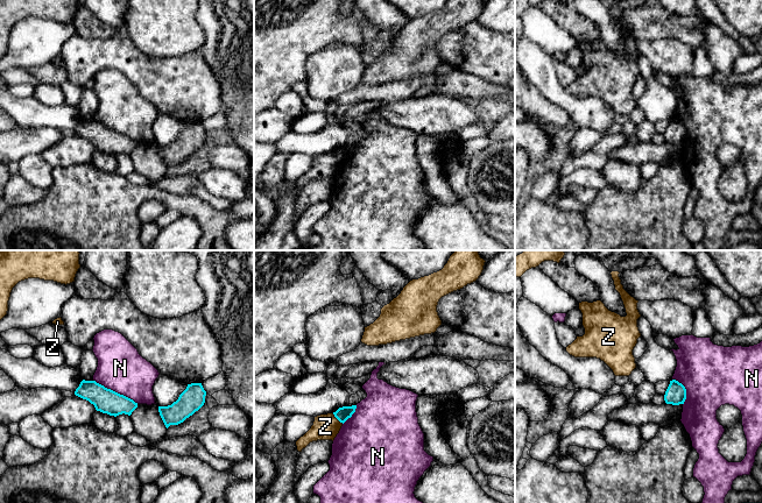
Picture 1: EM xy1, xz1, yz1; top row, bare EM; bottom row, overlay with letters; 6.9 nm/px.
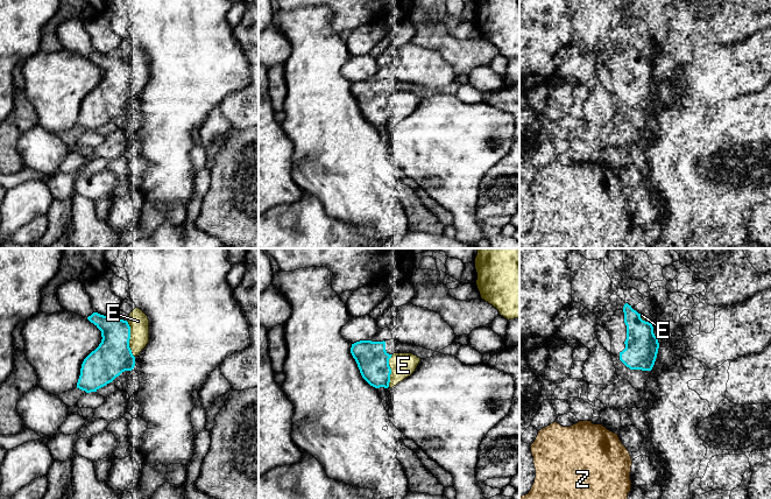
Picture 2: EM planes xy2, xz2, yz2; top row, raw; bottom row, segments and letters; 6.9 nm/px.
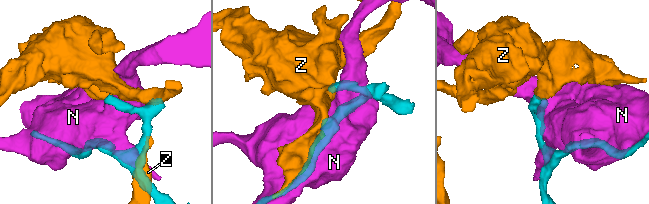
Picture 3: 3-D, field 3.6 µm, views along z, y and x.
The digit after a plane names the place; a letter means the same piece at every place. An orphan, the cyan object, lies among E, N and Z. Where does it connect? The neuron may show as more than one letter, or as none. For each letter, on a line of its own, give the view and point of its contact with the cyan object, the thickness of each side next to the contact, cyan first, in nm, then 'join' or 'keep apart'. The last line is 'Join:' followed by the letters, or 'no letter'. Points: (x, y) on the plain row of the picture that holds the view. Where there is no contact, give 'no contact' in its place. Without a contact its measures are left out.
E: xy2 (129, 77) | 260/140 nm | join
N: xy1 (114, 130) | 170/320 nm | keep apart
Z: xz1 (338, 158) | 100/180 nm | keep apart
Join: E

